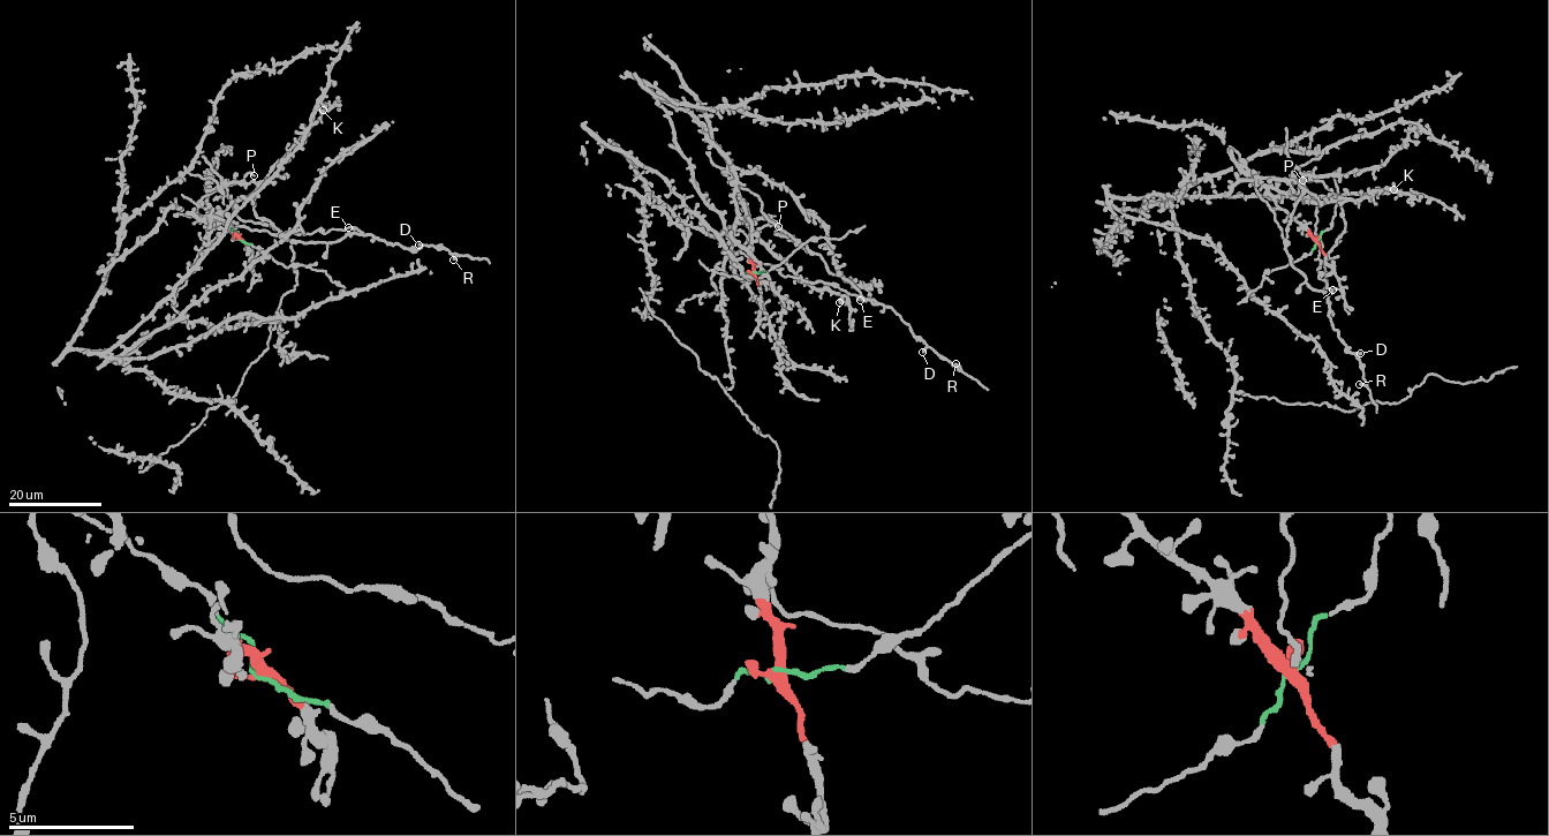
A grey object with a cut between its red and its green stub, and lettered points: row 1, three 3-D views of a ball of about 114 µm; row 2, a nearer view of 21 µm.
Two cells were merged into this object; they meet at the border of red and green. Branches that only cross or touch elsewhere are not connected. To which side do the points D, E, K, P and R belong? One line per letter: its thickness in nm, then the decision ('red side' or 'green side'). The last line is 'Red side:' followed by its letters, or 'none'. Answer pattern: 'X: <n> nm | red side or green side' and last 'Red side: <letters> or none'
D: 320 nm | green side
E: 220 nm | green side
K: 550 nm | red side
P: 130 nm | green side
R: 300 nm | green side
Red side: K

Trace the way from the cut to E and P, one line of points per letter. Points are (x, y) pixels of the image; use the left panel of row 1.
E: (239, 239), (226, 221), (198, 202), (219, 185), (243, 180), (224, 187), (240, 218), (295, 233), (348, 227)
P: (239, 239), (226, 221), (201, 208), (198, 202), (219, 185), (240, 181), (249, 172), (255, 175)

